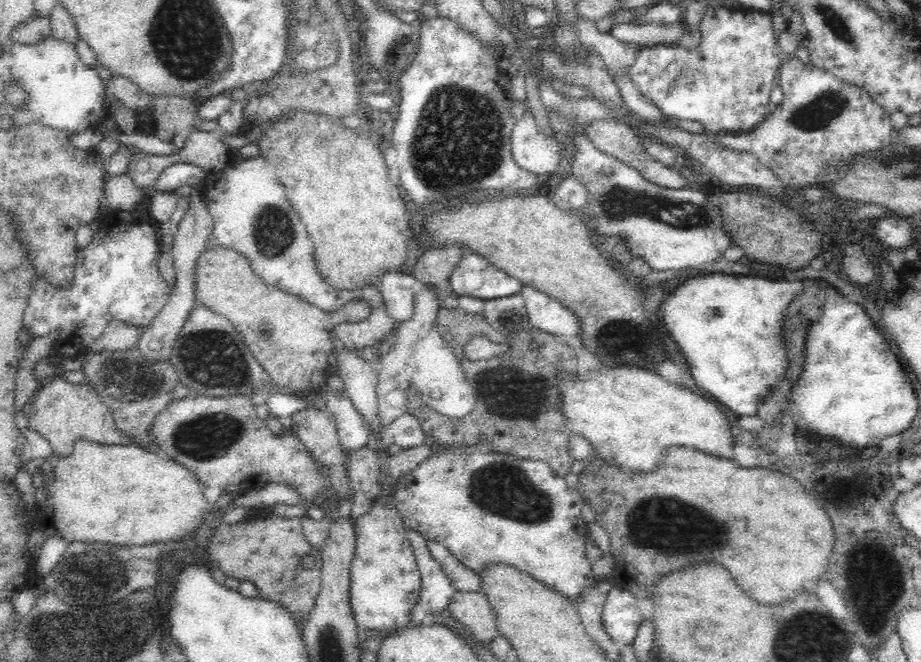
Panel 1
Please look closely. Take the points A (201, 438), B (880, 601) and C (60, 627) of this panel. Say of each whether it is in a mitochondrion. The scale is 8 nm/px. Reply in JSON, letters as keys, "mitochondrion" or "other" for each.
{"A":"mitochondrion","B":"mitochondrion","C":"mitochondrion"}

